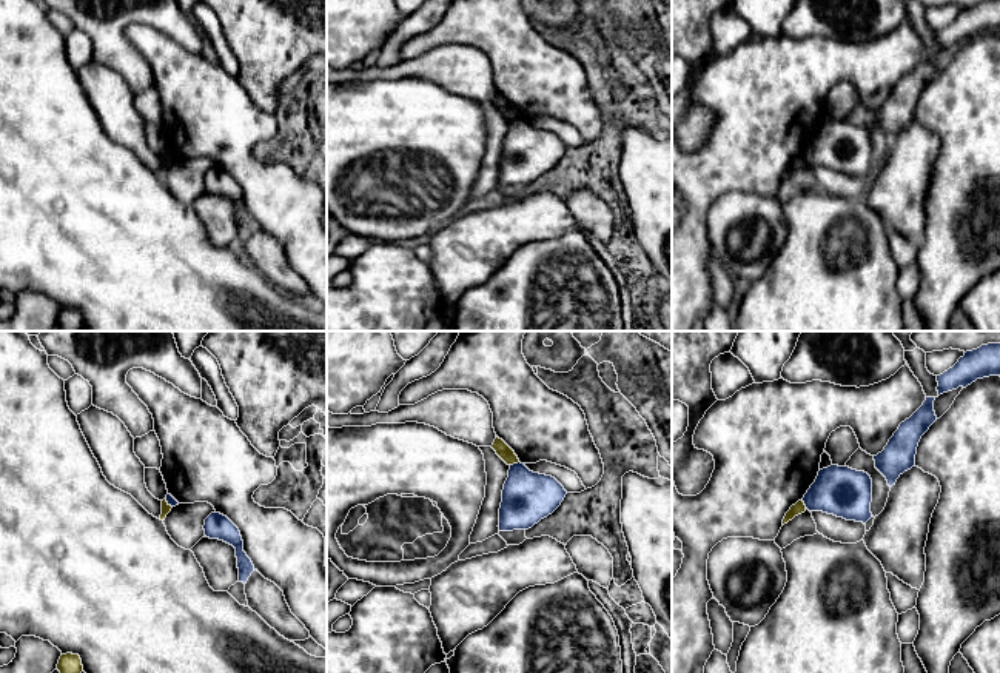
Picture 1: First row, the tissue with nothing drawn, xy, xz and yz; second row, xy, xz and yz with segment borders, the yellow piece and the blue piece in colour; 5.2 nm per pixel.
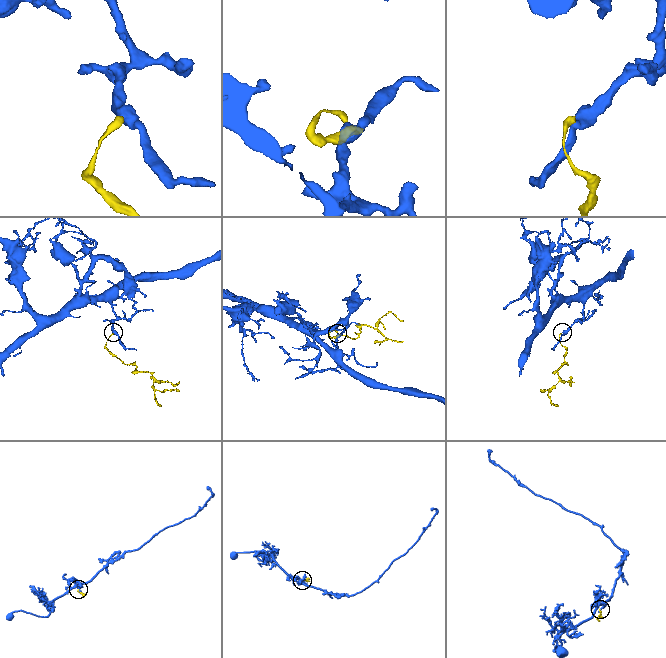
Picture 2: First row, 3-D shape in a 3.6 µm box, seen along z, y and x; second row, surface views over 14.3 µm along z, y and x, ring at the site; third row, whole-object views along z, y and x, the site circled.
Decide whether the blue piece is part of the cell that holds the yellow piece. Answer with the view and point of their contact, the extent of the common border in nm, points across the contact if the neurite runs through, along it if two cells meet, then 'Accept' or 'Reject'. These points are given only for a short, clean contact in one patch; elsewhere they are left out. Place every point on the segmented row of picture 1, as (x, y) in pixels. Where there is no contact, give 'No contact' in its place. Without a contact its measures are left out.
Touches yellow at xz (513, 462). Shared border 50 nm. Boundary: xz (518, 461), (510, 465). Reject

